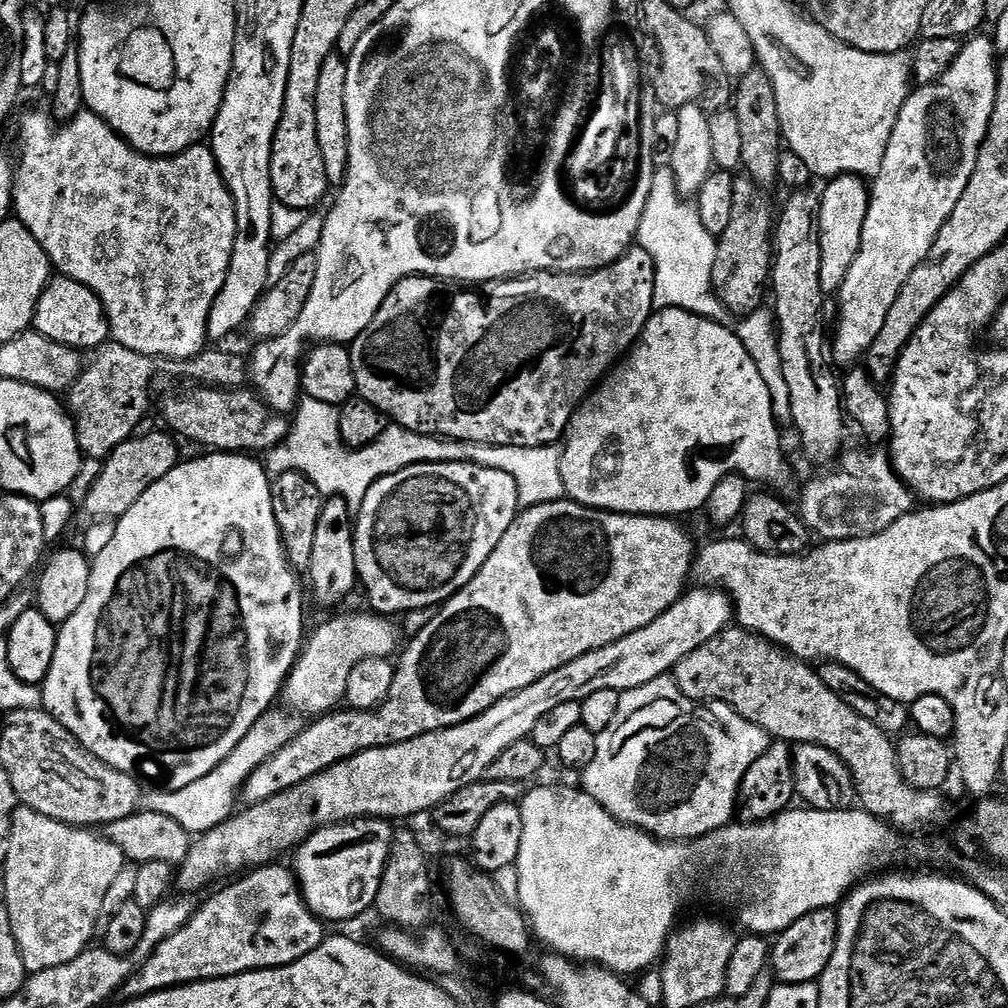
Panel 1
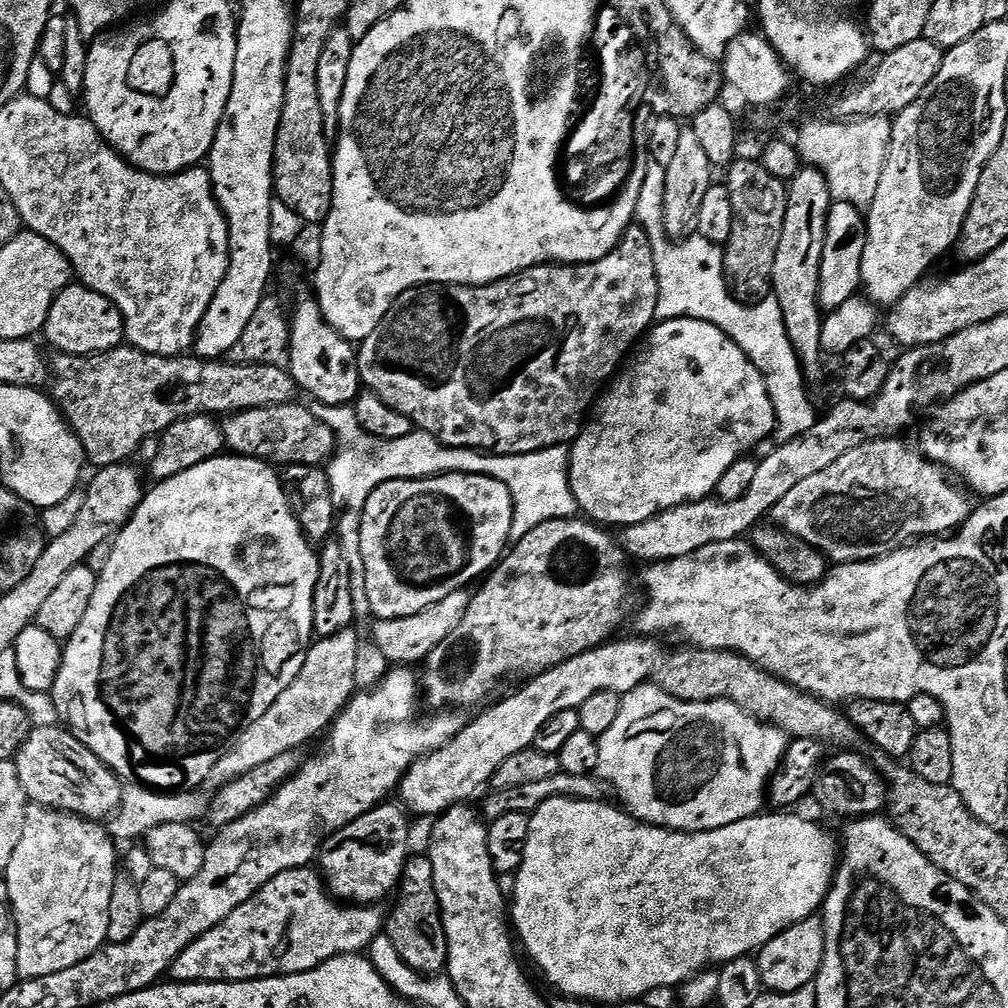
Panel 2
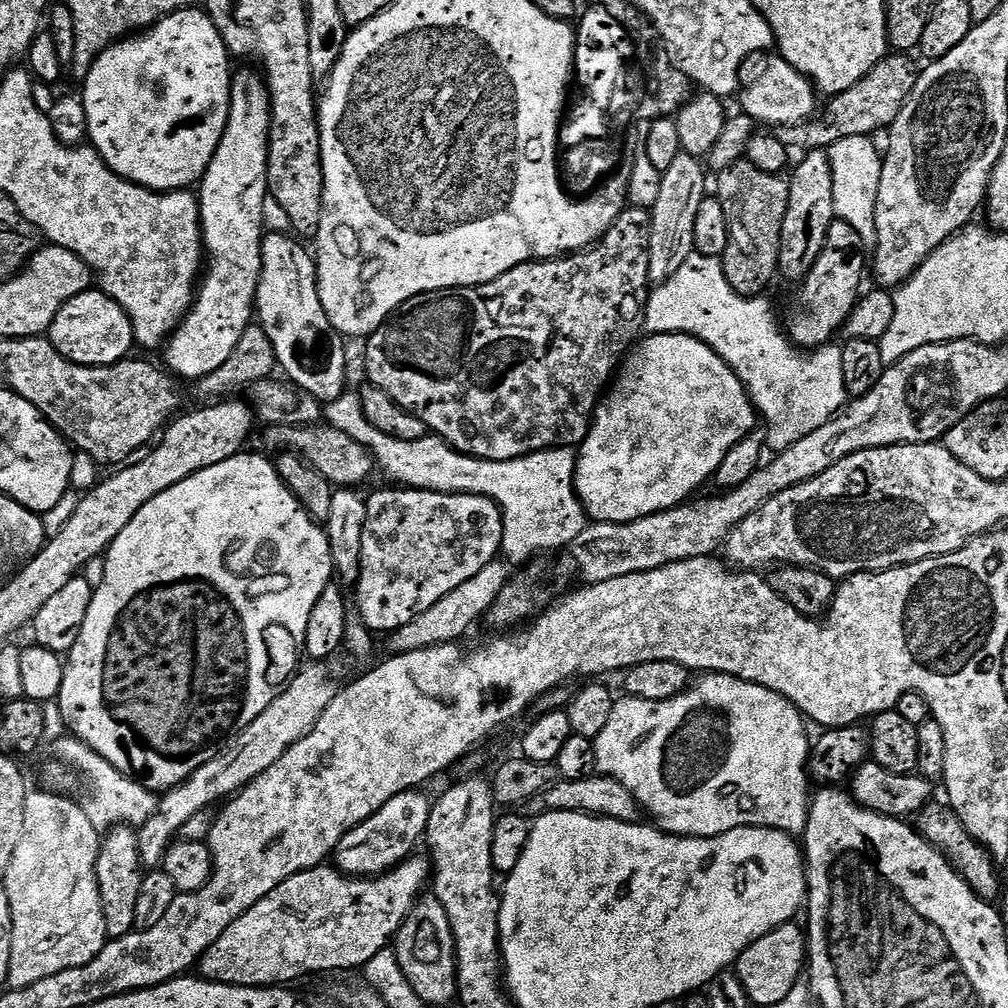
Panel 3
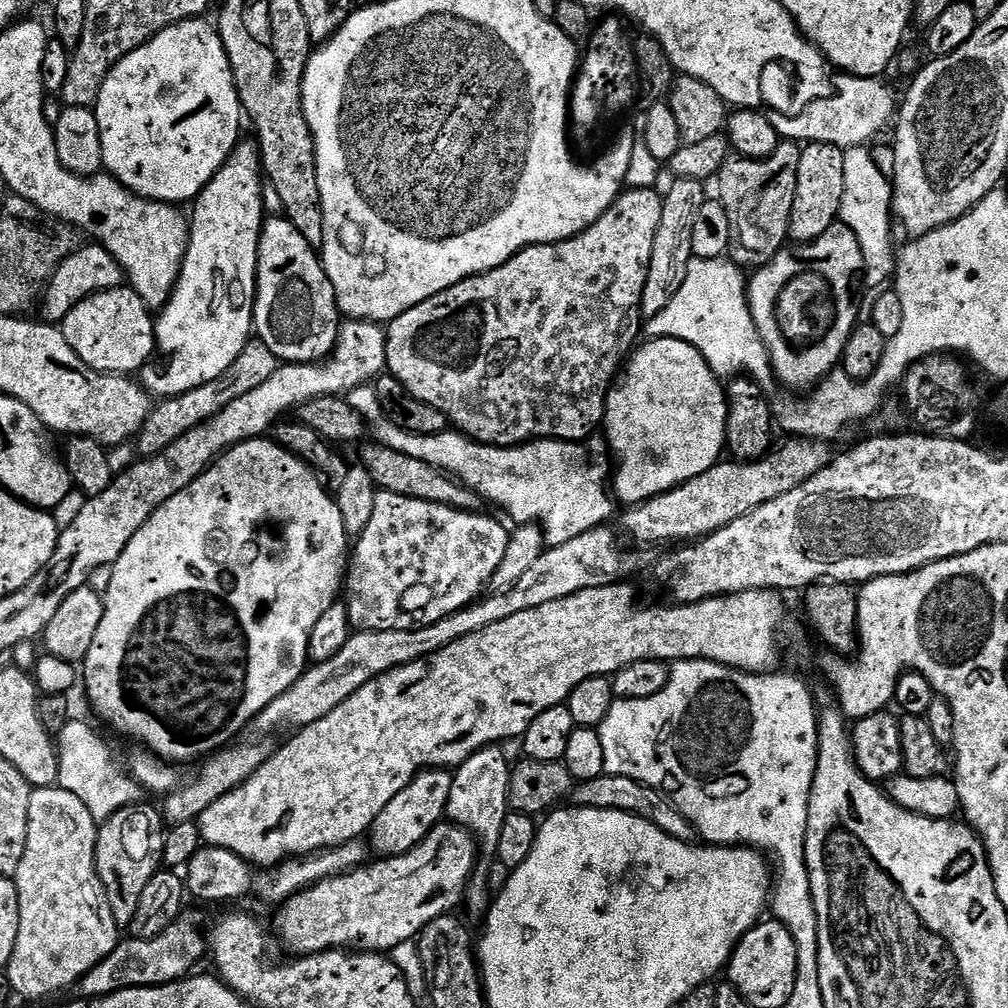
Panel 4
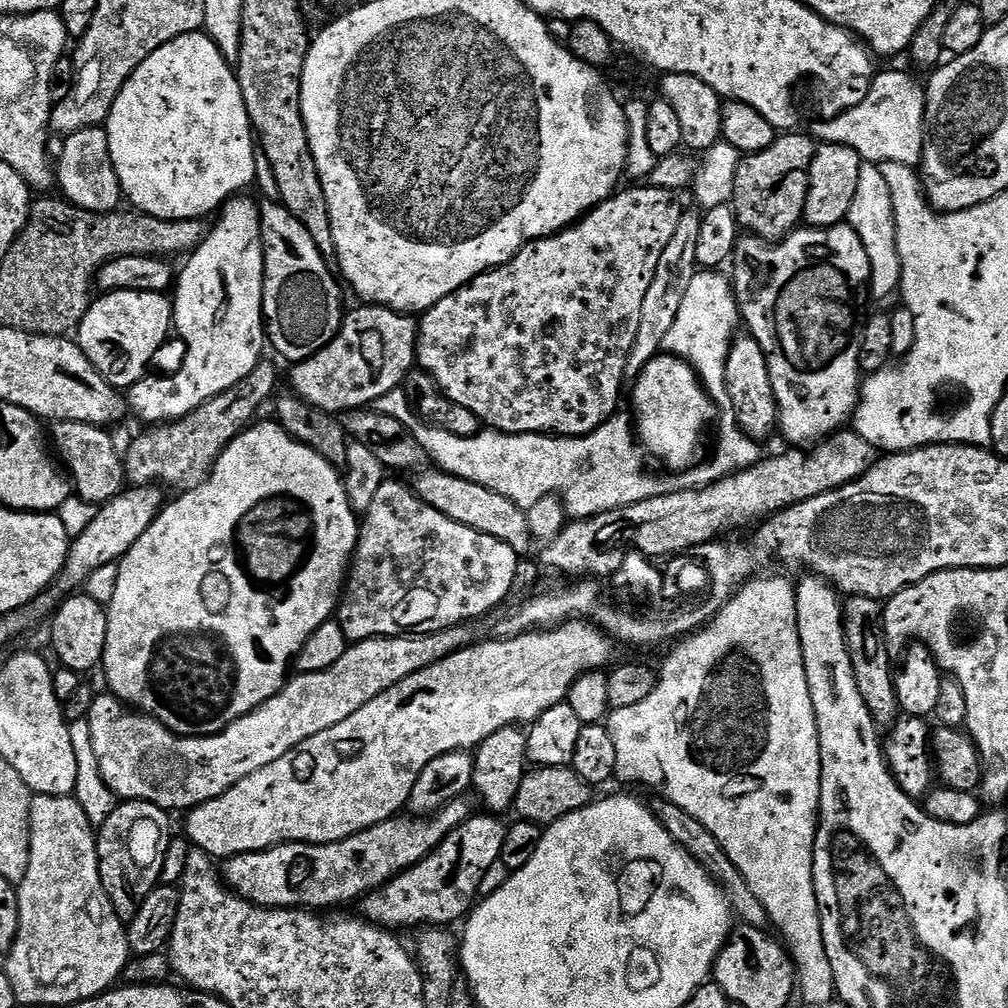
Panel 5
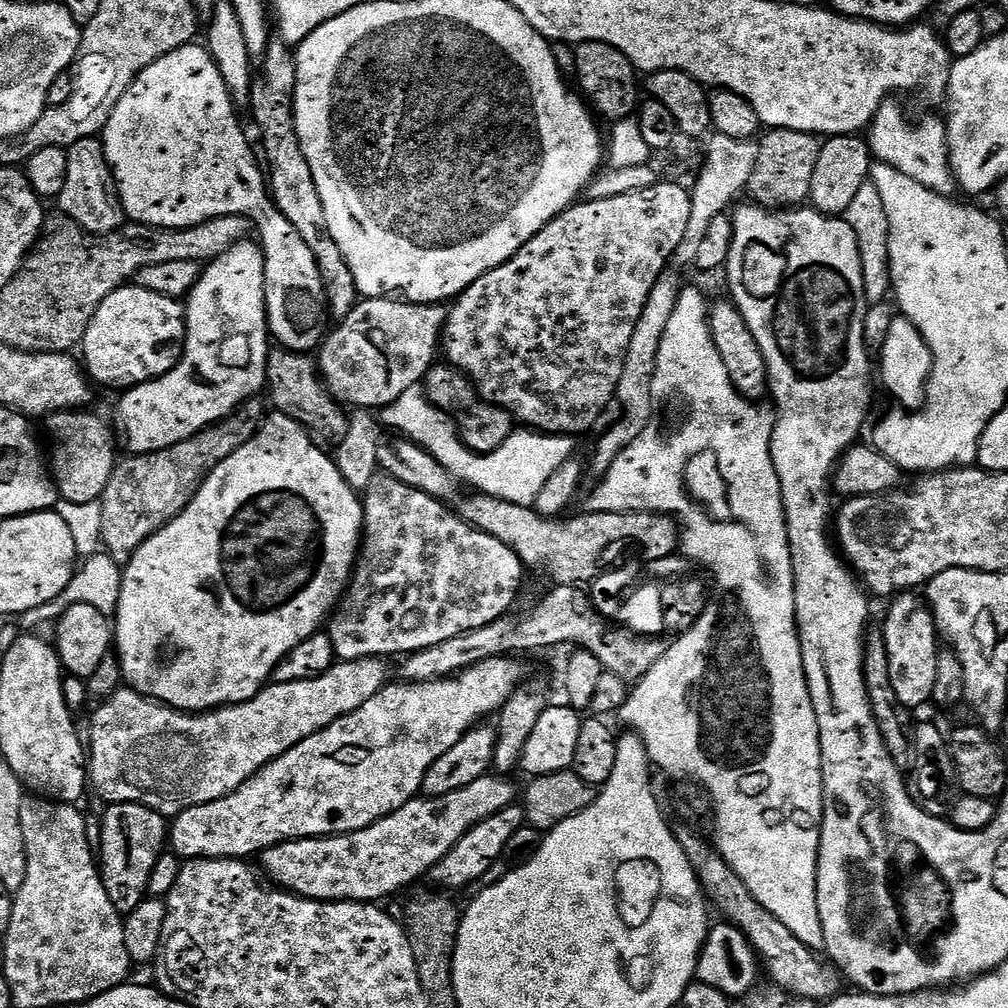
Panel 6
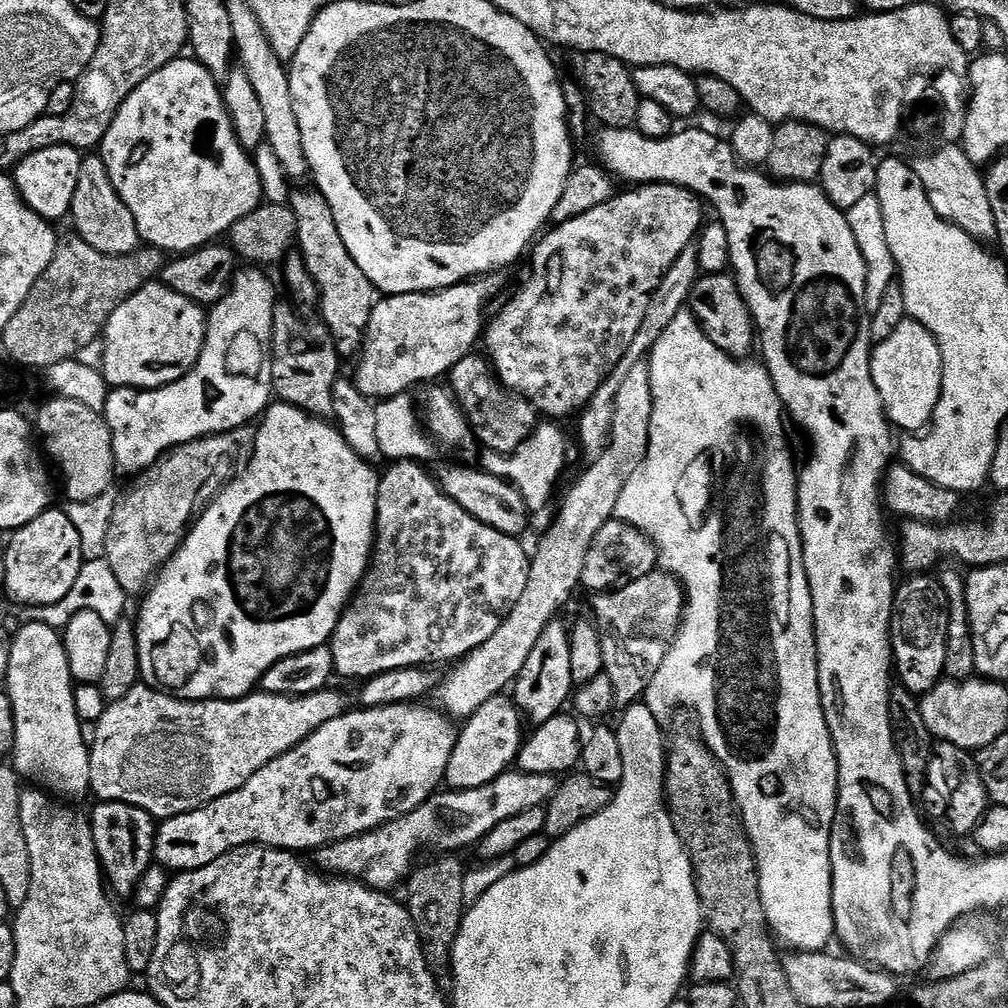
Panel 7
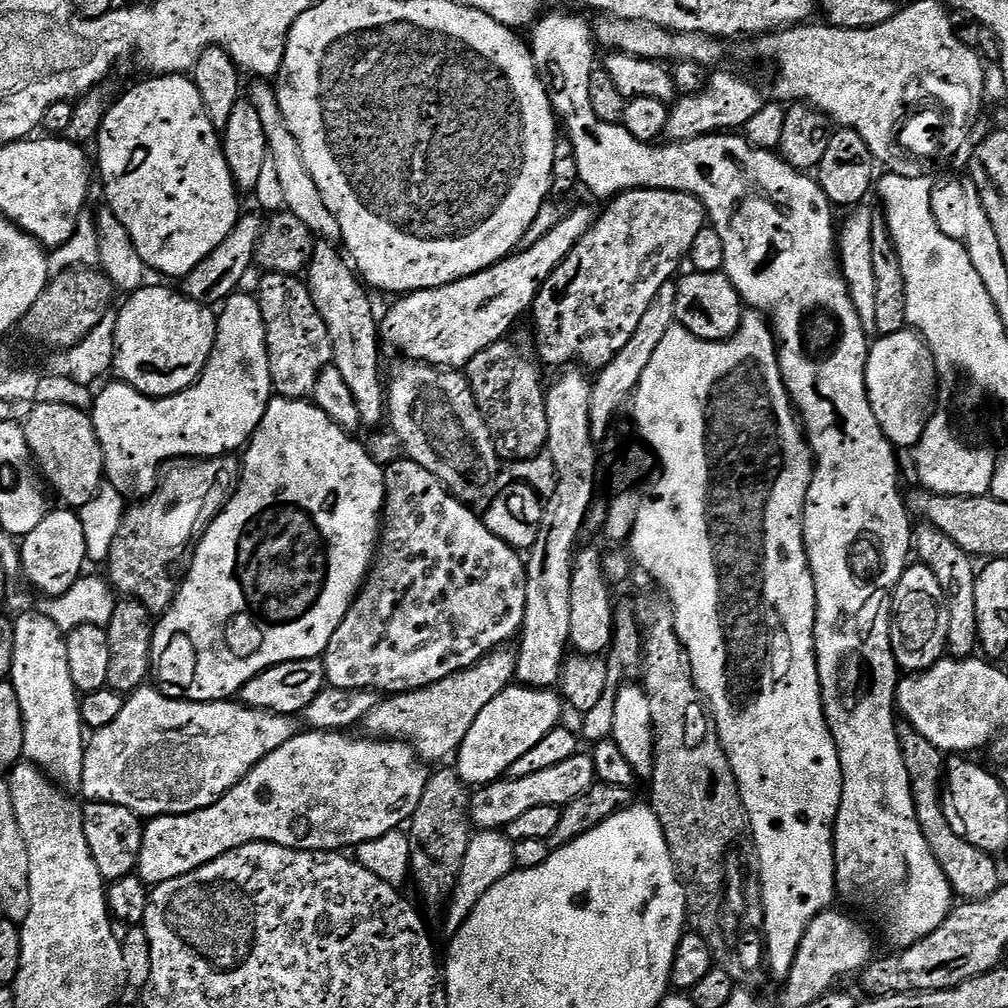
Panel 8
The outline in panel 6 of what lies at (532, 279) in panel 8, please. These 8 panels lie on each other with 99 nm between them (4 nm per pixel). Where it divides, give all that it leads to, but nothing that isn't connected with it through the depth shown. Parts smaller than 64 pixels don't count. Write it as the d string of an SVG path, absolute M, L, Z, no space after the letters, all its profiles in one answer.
M364 298L357 303L356 307L345 320L339 321L340 329L333 331L331 335L325 339L322 347L318 352L318 367L320 375L328 389L341 405L349 406L356 410L379 410L386 407L390 403L394 403L396 399L403 393L404 390L410 389L410 386L421 383L427 377L430 369L433 367L436 352L438 356L438 345L442 340L442 329L446 323L446 312L443 307L435 304L413 304L405 302L400 298Z

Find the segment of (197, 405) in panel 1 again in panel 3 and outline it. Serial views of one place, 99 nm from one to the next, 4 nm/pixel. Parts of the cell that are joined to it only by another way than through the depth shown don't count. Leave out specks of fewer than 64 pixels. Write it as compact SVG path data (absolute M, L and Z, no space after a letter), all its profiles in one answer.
M278 424L271 429L271 432L274 447L282 448L280 450L291 450L293 453L307 458L315 469L329 479L333 485L360 486L363 480L371 478L372 471L377 471L378 465L369 447L343 432L342 429L333 426Z

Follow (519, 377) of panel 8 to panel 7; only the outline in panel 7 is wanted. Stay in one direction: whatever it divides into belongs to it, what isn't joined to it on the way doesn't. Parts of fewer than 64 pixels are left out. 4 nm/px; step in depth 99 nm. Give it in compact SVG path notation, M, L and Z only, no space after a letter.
M473 354L462 358L452 368L446 377L447 387L450 389L455 401L459 404L473 437L480 439L480 444L484 448L489 448L497 457L506 457L513 452L517 452L524 443L527 442L528 436L536 429L538 423L538 413L527 400L509 392L496 379L489 361L483 355Z

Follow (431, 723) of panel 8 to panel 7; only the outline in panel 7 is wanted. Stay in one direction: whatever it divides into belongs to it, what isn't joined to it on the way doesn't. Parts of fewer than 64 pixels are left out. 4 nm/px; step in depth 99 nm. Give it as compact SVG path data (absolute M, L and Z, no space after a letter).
M641 362L632 367L622 386L618 386L606 450L602 450L602 454L589 463L592 465L581 474L580 481L565 494L548 533L541 538L536 553L531 553L522 598L514 602L502 626L494 630L491 638L459 661L449 676L441 679L434 696L440 699L438 708L444 716L463 722L474 714L474 710L478 710L478 706L482 706L482 702L490 702L490 698L511 689L542 630L567 606L576 588L581 587L580 575L588 547L598 530L602 530L602 526L615 517L618 494L622 494L622 486L626 486L630 474L634 474L646 454L651 413L648 366Z

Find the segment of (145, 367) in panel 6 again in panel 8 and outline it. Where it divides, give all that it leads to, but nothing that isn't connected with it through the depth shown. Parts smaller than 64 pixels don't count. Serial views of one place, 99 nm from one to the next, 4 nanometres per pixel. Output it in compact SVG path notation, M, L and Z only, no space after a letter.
M143 286L131 293L126 299L128 301L119 306L117 311L117 330L114 334L116 352L113 355L112 367L123 383L129 384L143 396L156 398L162 392L173 392L177 388L192 385L204 372L214 348L217 313L211 307L176 292L171 292L168 288Z

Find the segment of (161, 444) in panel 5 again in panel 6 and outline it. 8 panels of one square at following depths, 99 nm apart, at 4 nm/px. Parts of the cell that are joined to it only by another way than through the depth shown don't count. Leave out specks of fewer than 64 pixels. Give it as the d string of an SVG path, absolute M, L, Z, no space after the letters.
M259 399L245 400L241 414L227 416L209 428L203 428L196 436L178 442L161 452L132 456L125 468L118 468L101 496L103 547L113 559L124 562L149 536L164 528L185 506L196 497L196 490L205 478L215 470L234 450L246 446L260 427Z

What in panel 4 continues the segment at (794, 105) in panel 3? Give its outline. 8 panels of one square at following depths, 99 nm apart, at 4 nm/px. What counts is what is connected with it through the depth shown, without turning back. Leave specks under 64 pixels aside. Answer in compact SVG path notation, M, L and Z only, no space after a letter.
M840 74L834 80L834 93L818 99L796 117L773 115L772 125L788 142L834 145L836 148L862 148L871 145L884 127L893 123L898 112L898 96L884 85L880 78L865 78Z

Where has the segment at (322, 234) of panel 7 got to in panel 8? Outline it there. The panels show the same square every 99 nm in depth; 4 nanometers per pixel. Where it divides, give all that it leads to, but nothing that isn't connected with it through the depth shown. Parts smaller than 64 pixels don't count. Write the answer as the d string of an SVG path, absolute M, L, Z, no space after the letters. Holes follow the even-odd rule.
M328 242L317 243L312 260L306 269L306 283L326 330L330 330L332 364L342 373L354 402L358 402L361 425L376 424L386 416L386 384L380 381L380 348L382 337L378 327L378 312L372 309L369 289L342 255L339 247ZM340 252L341 256L340 257ZM344 260L345 261L344 261ZM368 291L368 292L367 292Z

